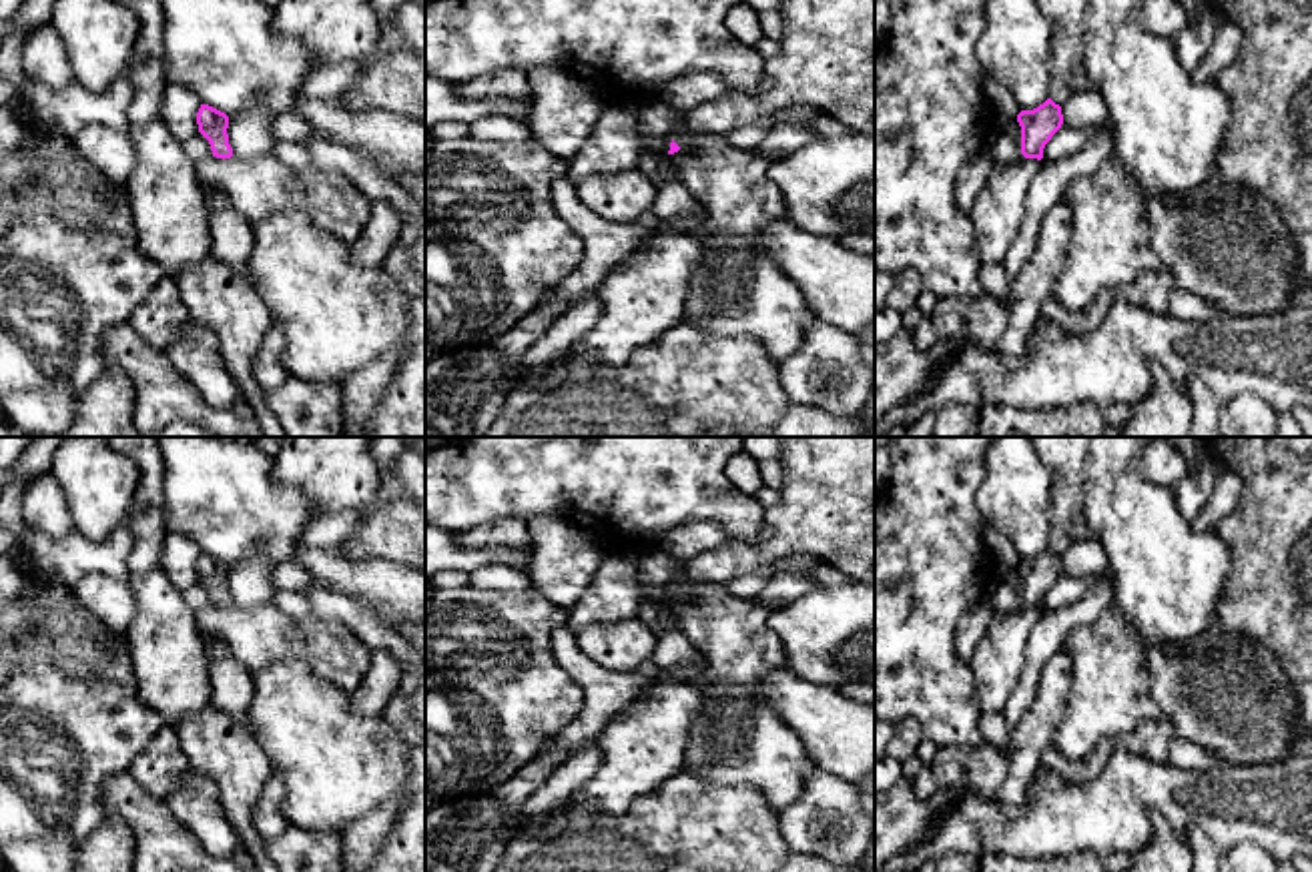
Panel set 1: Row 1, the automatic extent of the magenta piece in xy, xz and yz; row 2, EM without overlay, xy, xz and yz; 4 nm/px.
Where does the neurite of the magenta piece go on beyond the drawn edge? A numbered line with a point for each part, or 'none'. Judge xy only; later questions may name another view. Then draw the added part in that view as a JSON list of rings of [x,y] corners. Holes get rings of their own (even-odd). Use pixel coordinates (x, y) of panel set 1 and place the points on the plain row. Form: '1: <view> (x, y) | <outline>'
none

